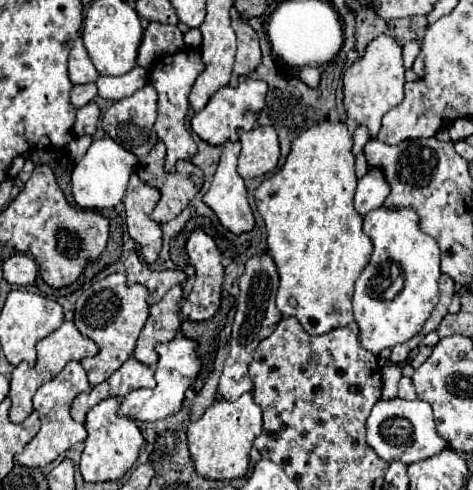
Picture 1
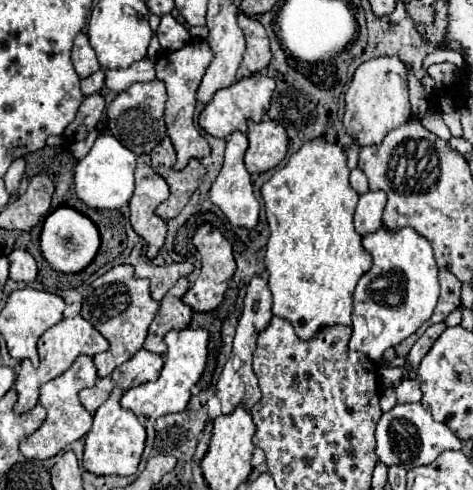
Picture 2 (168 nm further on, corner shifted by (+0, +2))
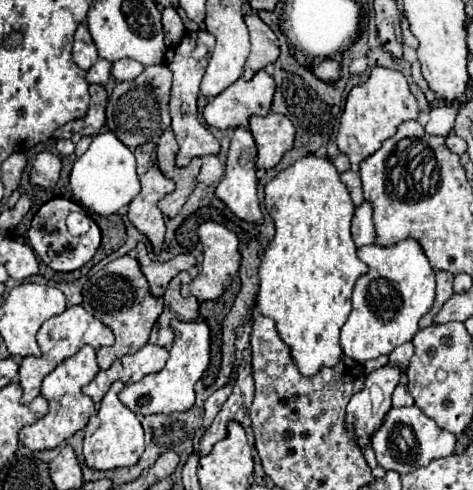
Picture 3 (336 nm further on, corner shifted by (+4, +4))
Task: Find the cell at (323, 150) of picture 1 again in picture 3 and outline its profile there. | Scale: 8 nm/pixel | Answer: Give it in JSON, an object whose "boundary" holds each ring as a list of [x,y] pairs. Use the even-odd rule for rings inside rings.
{"boundary":[[[308,154],[296,160],[292,166],[278,172],[274,180],[270,180],[264,188],[264,204],[278,206],[276,212],[270,212],[276,234],[270,242],[258,276],[260,276],[260,290],[258,290],[258,310],[260,314],[272,318],[276,322],[280,338],[290,346],[292,358],[298,370],[304,376],[314,376],[324,366],[334,366],[340,362],[342,348],[340,348],[340,328],[348,320],[352,312],[352,288],[354,282],[368,270],[368,266],[356,256],[356,244],[352,240],[350,222],[354,216],[354,204],[350,200],[348,188],[340,182],[338,170],[328,158],[318,158],[316,154]]]}

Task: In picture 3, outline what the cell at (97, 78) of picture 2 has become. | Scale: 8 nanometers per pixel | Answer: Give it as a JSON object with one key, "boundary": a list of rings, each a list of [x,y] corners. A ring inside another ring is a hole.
{"boundary":[[[98,60],[88,72],[86,72],[86,82],[88,84],[100,84],[104,86],[110,78],[110,62],[106,60]]]}

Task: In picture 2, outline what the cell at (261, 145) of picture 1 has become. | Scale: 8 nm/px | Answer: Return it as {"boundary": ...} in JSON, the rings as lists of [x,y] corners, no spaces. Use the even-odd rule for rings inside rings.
{"boundary":[[[276,120],[248,122],[248,140],[246,168],[250,174],[266,172],[278,166],[288,152],[286,130]]]}

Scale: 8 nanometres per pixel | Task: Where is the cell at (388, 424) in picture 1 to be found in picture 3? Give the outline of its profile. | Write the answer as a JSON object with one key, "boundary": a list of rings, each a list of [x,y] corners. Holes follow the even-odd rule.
{"boundary":[[[418,406],[408,408],[390,408],[384,416],[382,426],[372,436],[372,448],[376,452],[376,460],[384,470],[396,470],[400,474],[408,474],[420,466],[428,466],[436,458],[444,458],[454,454],[456,436],[452,432],[442,430],[432,418],[424,416]]]}

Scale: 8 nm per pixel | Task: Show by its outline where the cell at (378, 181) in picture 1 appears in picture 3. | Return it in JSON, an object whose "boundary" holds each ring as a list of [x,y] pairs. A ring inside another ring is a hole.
{"boundary":[[[364,200],[352,218],[352,236],[356,246],[366,246],[372,244],[376,240],[376,232],[374,232],[374,220],[372,220],[372,204],[368,200]]]}

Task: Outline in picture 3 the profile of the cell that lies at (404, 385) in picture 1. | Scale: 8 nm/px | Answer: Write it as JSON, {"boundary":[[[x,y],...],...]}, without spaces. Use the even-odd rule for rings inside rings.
{"boundary":[[[398,384],[394,394],[392,394],[392,406],[412,406],[414,398],[410,396],[408,388],[404,384]]]}

